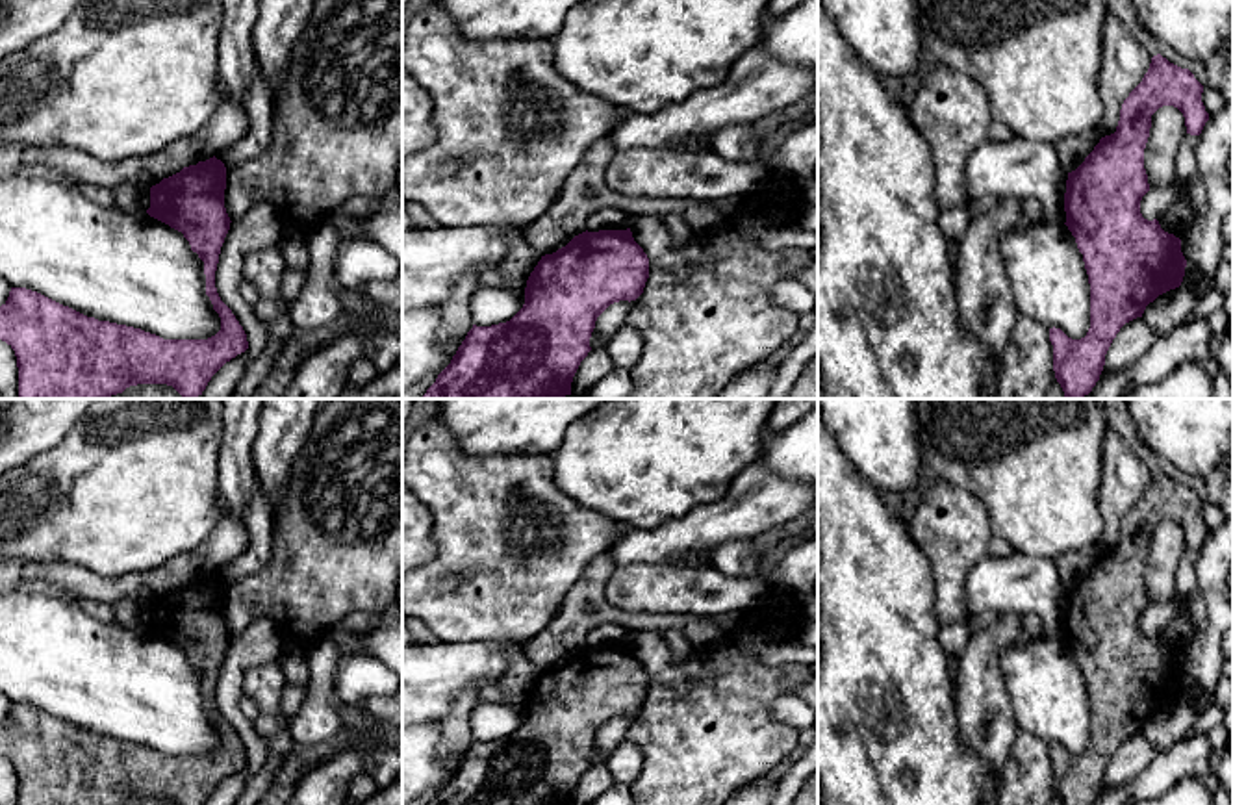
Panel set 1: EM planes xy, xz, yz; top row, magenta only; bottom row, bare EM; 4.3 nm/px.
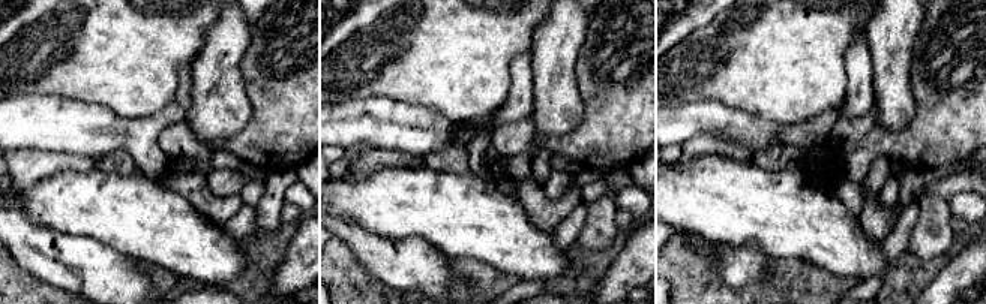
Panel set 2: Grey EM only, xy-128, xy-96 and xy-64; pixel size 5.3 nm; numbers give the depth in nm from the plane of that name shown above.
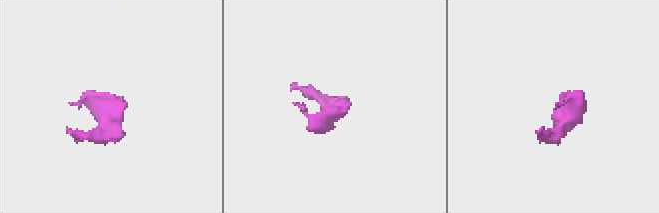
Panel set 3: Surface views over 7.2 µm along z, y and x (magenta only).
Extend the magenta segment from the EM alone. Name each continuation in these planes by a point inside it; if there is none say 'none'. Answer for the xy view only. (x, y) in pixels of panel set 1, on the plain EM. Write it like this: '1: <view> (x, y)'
none

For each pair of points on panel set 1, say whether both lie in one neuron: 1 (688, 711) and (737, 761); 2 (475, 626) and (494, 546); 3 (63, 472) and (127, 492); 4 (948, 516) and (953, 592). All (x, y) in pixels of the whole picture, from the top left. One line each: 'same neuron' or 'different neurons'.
1: same neuron
2: same neuron
3: same neuron
4: same neuron

